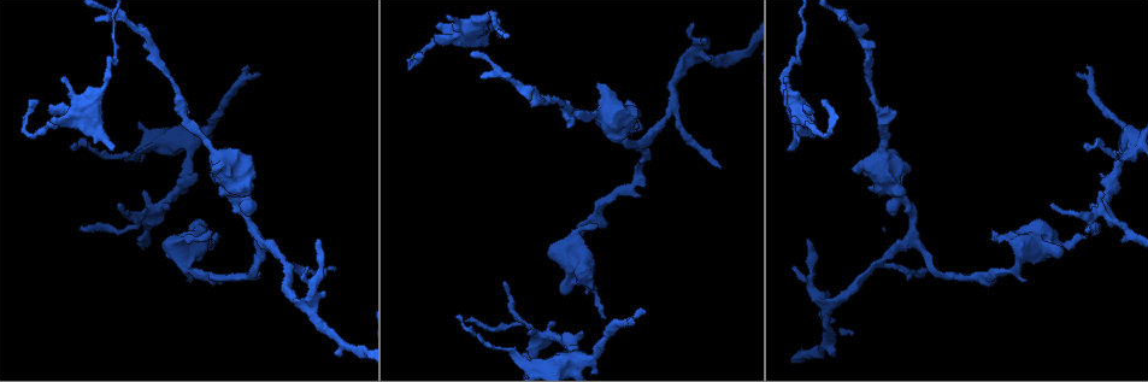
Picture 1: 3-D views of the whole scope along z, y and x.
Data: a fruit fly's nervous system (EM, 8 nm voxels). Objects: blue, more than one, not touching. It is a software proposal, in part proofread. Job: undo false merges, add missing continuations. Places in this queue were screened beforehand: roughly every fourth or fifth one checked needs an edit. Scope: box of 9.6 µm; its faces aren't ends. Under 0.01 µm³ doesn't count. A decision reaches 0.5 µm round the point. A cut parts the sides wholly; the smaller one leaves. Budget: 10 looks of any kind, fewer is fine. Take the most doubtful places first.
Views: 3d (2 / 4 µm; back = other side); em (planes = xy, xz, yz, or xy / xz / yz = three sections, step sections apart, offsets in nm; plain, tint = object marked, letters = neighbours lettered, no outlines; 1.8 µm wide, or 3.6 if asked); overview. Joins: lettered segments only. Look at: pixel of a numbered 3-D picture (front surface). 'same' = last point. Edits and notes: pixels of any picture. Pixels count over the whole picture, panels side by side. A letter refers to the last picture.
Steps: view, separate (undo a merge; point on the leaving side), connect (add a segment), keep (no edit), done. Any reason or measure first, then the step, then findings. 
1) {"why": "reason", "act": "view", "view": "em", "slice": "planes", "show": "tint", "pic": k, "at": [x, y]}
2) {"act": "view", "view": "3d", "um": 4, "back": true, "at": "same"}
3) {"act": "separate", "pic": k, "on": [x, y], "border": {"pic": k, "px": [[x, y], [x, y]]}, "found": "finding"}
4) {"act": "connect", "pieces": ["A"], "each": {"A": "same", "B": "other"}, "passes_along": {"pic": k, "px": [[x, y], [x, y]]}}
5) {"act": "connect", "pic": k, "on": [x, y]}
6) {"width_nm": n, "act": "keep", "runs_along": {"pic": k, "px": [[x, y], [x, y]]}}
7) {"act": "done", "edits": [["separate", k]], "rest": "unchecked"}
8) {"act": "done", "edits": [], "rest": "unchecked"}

{"why": "an open end", "act": "view", "view": "3d", "um": 2, "pic": 1, "at": [436, 34]}

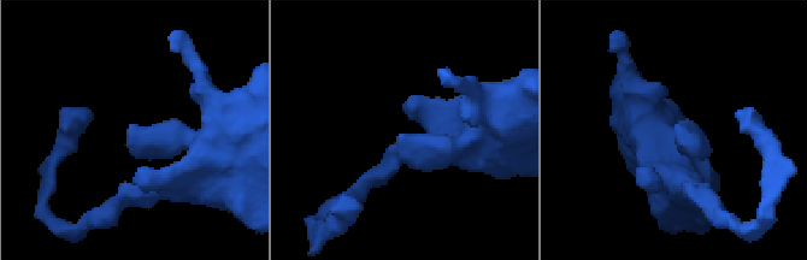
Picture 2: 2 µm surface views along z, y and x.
{"why": "need the tissue", "act": "view", "view": "em", "slice": "yz", "step": 16, "show": "letters", "pic": 2, "at": [129, 126]}

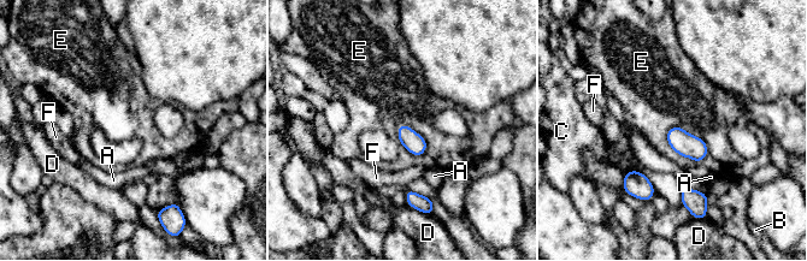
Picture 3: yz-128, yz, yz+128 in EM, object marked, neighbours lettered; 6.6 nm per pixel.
{"act": "view", "view": "em", "slice": "planes", "show": "letters", "at": "same"}

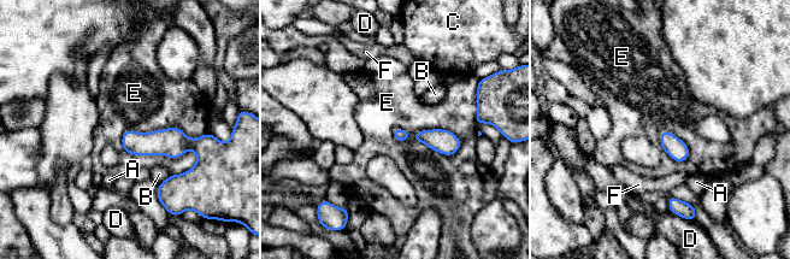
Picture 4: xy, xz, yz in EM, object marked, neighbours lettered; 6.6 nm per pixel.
{"act": "keep", "each": {"A": "other", "B": "other", "C": "other", "D": "other", "E": "other", "F": "other"}, "found": "none of them fits"}

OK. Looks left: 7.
{"why": "stops while still wide", "act": "view", "view": "3d", "um": 2, "pic": 1, "at": [110, 150]}

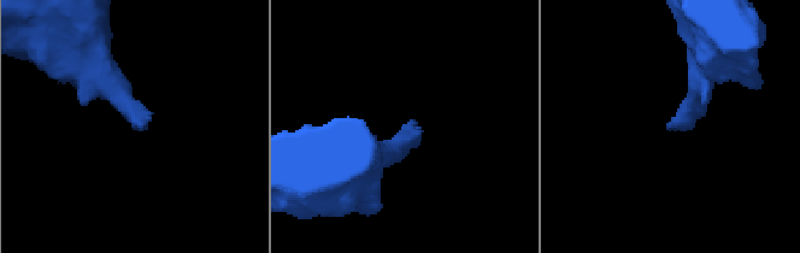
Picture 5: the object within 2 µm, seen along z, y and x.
{"act": "view", "view": "em", "slice": "planes", "show": "letters", "pic": 5, "at": [141, 124]}

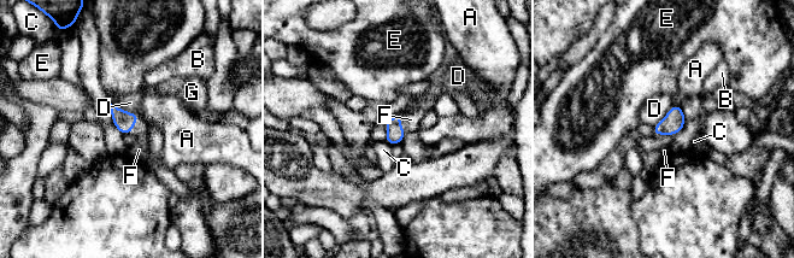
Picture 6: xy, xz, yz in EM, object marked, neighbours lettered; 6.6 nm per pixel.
{"act": "connect", "pieces": ["F"], "each": {"A": "other", "B": "other", "C": "other", "D": "other", "E": "other", "F": "same", "G": "other"}, "passes_along": {"pic": 6, "px": [[395, 133], [399, 123], [411, 119]]}, "found": "it goes on there"}

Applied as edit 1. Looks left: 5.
{"why": "end of a long branch", "act": "view", "view": "em", "slice": "planes", "show": "letters", "pic": 1, "at": [1080, 72]}

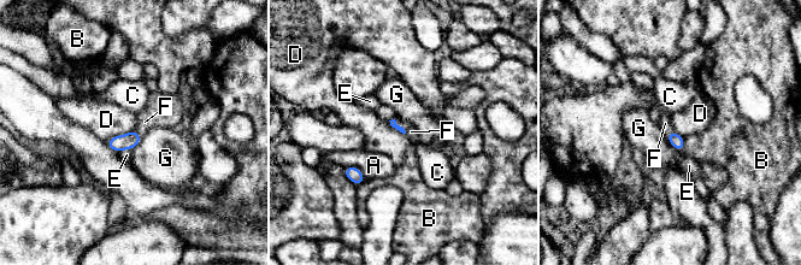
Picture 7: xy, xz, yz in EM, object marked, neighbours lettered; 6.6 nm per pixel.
{"act": "connect", "pieces": ["F"], "each": {"A": "other", "B": "other", "C": "other", "D": "other", "E": "other", "F": "same", "G": "other"}, "passes_along": {"pic": 7, "px": [[393, 122], [399, 125], [411, 131]]}, "found": "it goes on there"}

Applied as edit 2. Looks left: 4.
{"act": "view", "view": "overview"}

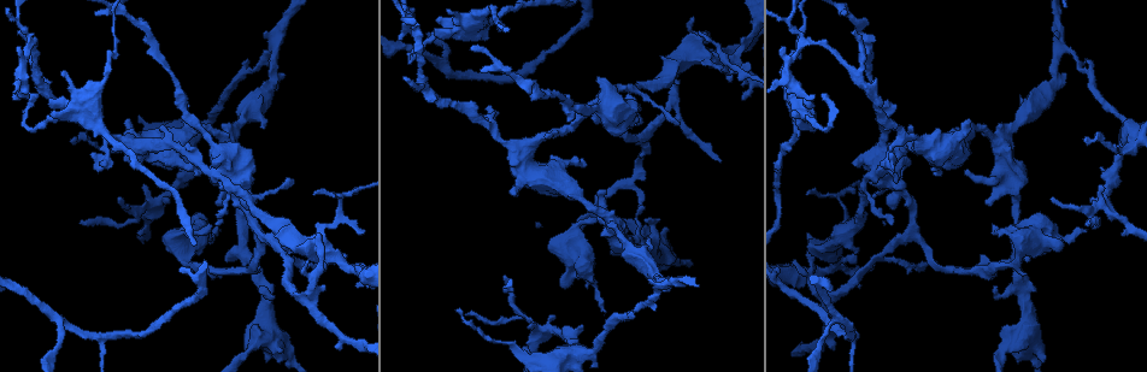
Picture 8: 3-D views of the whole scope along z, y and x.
{"why": "thin end", "act": "view", "view": "em", "slice": "xz", "step": 4, "show": "tint", "pic": 8, "at": [1086, 230]}

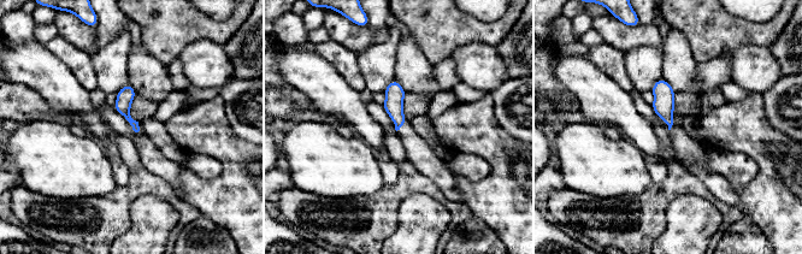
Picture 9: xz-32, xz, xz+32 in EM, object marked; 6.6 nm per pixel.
{"why": "another direction", "act": "view", "view": "em", "slice": "planes", "show": "letters", "at": "same"}

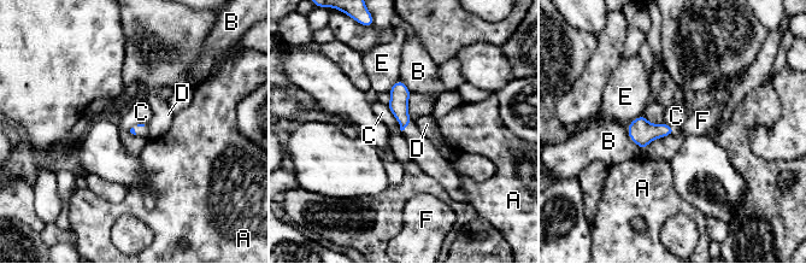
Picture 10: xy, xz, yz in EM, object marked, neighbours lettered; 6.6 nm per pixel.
{"act": "keep", "each": {"A": "other", "B": "other", "C": "other", "D": "other", "E": "other", "F": "other"}, "border": {"pic": 10, "px": [[387, 106], [401, 130]]}, "found": "no lettered segment goes on from it"}

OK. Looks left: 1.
{"act": "done", "edits": [["connect", 6], ["connect", 7]], "rest": "unchecked"}

